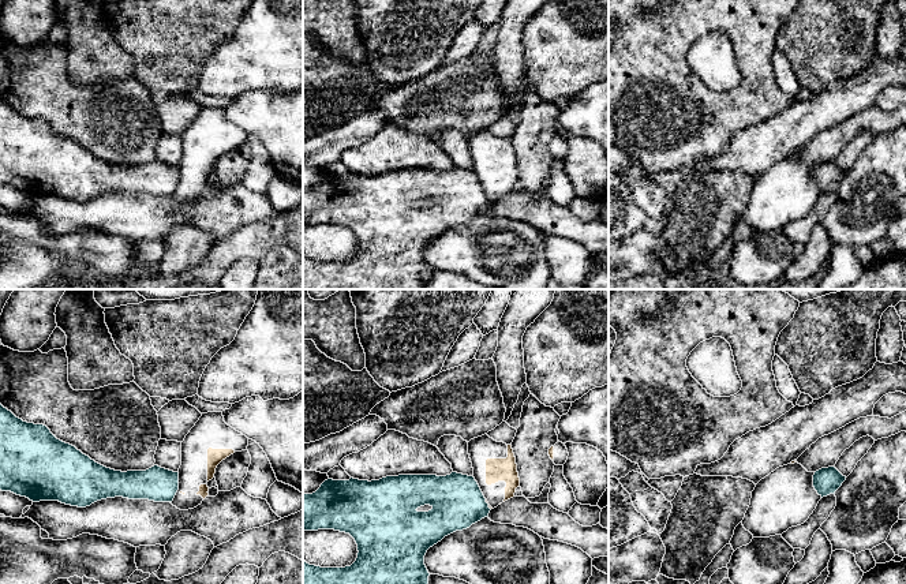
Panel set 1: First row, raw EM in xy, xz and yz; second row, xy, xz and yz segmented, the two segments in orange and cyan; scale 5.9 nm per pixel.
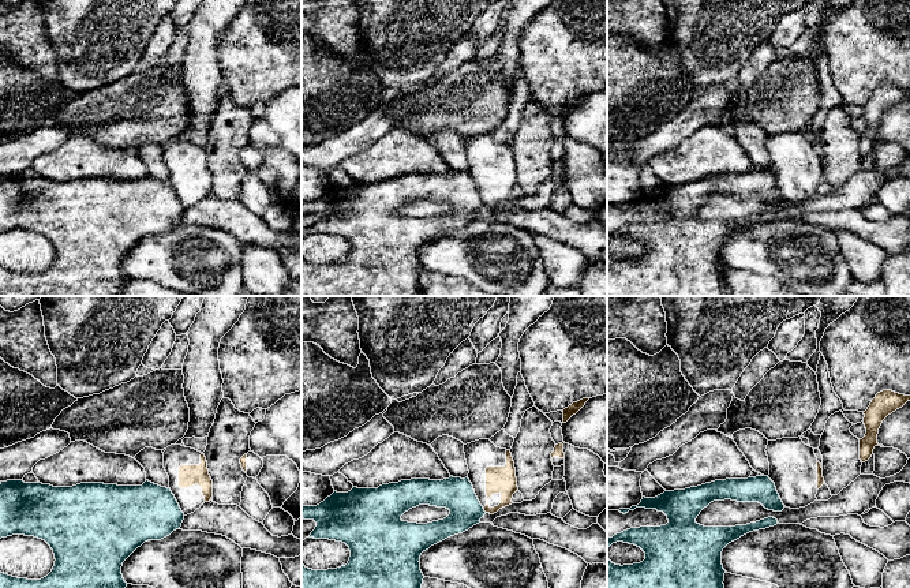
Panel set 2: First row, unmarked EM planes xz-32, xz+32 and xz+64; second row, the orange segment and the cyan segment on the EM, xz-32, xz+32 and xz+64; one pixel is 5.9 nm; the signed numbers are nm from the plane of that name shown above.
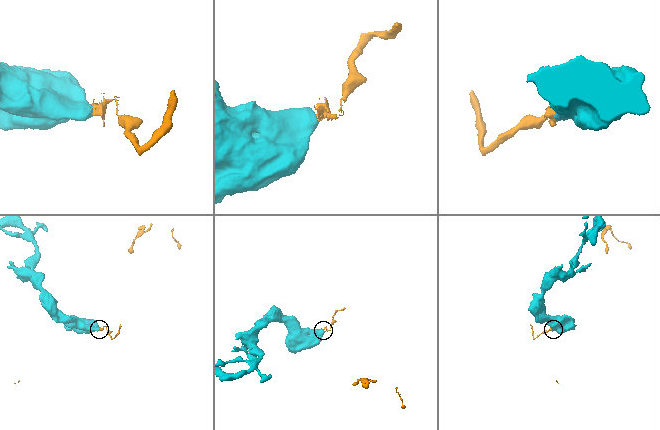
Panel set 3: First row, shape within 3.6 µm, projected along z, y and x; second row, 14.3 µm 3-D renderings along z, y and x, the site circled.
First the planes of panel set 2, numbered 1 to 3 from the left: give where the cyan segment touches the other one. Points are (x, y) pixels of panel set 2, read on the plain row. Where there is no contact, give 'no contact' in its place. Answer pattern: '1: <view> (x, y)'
1: no contact
2: xz+32 (485, 205)
3: no contact

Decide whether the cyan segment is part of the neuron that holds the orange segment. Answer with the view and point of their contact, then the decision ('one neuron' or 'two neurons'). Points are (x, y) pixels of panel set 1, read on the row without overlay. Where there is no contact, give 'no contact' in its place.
xz (489, 199) | two neurons

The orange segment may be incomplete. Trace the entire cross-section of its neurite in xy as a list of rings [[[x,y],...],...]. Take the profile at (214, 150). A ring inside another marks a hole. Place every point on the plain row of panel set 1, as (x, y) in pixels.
[[[222,106],[202,108],[181,136],[179,184],[171,198],[180,205],[201,199],[209,190],[206,177],[214,172],[217,160],[247,141],[248,132],[228,120]]]

